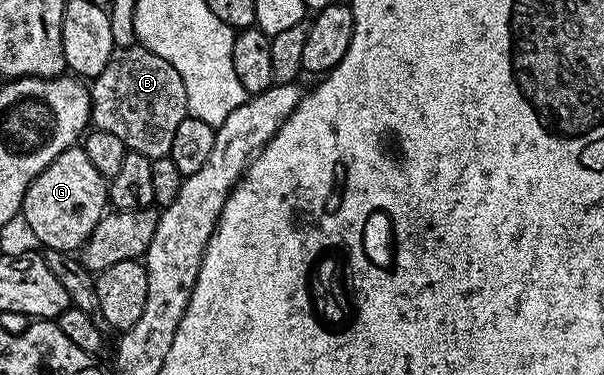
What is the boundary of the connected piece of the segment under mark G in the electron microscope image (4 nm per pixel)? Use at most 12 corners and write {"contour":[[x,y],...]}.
{"contour":[[80,146],[27,188],[42,247],[80,251],[107,212],[107,180]]}

